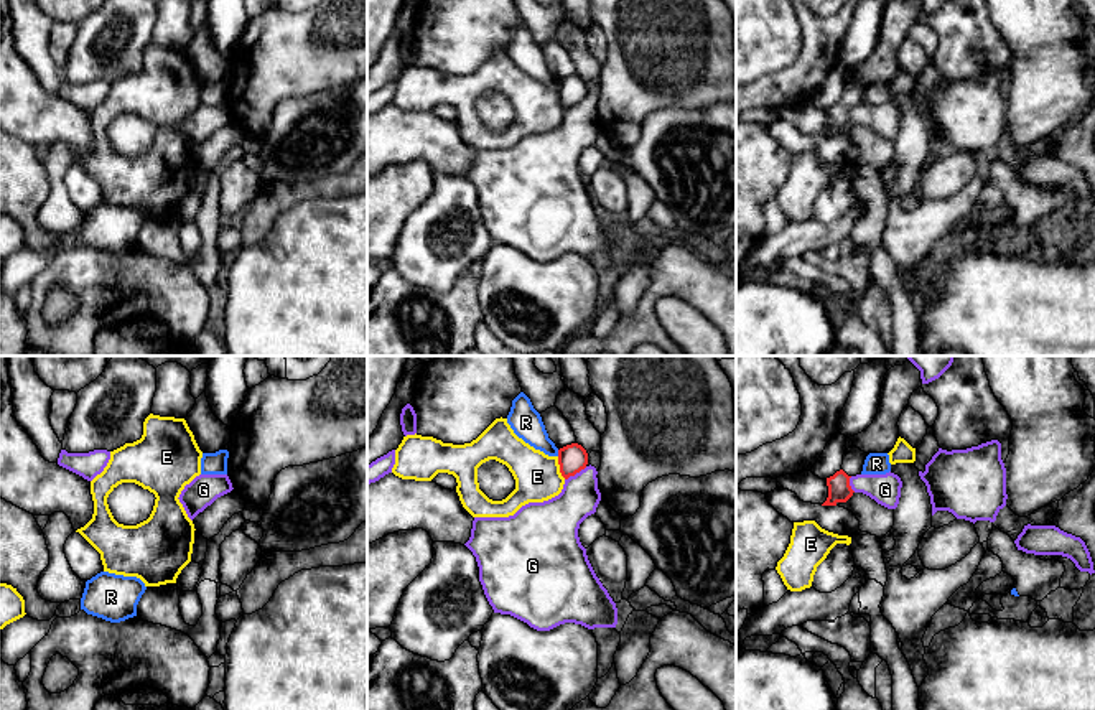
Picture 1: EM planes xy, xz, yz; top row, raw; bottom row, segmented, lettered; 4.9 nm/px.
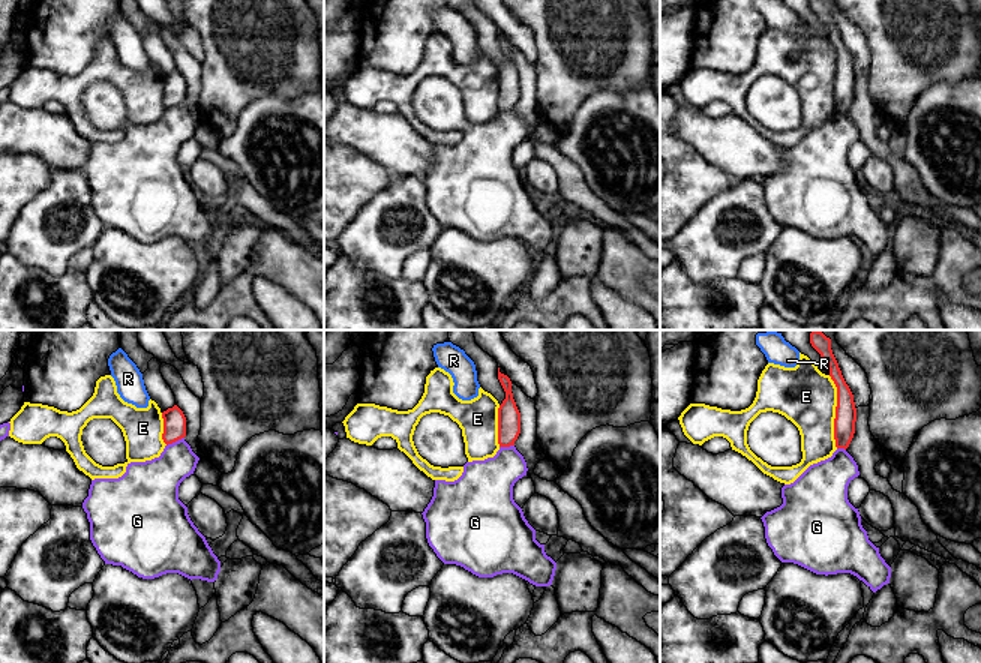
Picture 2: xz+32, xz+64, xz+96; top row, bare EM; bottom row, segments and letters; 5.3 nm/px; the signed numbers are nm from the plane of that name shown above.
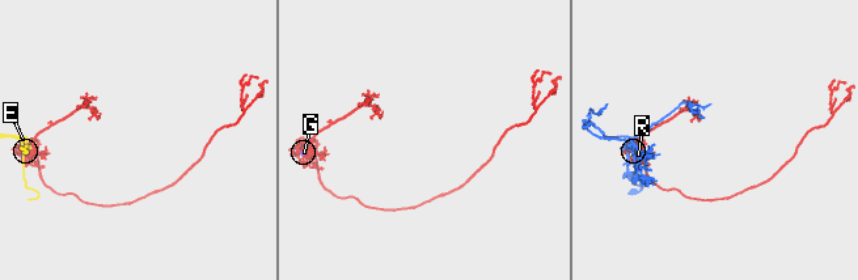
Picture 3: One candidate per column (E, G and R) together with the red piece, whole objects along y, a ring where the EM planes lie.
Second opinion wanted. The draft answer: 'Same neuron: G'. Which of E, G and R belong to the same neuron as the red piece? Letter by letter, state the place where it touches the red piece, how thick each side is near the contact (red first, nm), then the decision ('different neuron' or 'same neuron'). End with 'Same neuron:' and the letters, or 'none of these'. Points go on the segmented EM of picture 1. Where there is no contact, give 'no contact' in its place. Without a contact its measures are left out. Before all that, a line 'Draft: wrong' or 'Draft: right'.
Draft: wrong
E: contact xz (560, 468); calibres 140 and 220 nm; different neuron
G: contact xz (575, 473); calibres 140 and 220 nm; different neuron
R: contact xz (559, 453); calibres 140 and 150 nm; different neuron
Same neuron: none of these

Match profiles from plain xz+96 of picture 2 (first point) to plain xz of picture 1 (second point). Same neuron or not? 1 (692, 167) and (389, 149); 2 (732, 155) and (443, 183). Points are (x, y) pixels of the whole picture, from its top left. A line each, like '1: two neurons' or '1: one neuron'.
1: two neurons
2: two neurons

